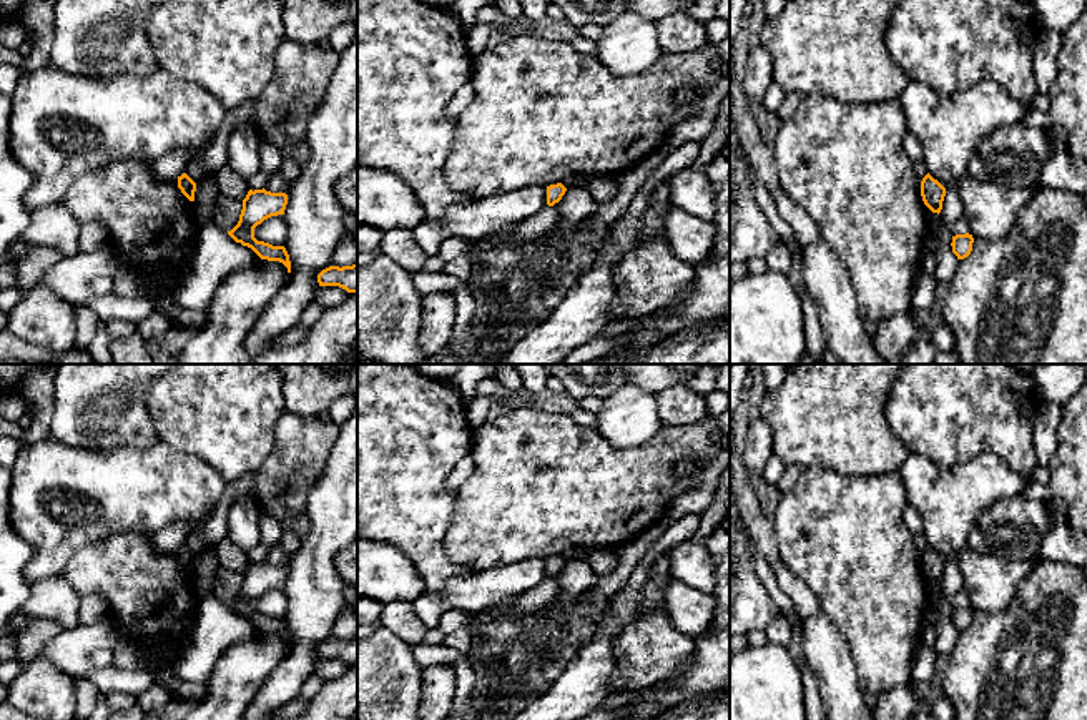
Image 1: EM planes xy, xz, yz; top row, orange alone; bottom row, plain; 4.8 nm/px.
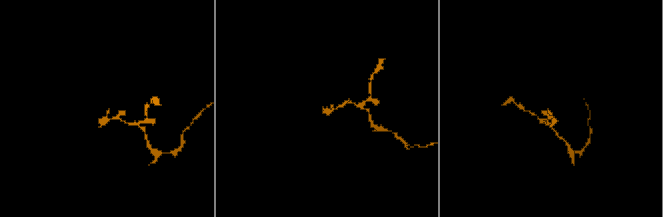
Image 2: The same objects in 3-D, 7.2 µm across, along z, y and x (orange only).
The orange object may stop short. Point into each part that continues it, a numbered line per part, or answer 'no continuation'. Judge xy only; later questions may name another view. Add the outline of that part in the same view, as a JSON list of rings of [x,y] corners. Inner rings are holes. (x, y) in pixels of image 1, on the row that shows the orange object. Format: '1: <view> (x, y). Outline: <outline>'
no continuation

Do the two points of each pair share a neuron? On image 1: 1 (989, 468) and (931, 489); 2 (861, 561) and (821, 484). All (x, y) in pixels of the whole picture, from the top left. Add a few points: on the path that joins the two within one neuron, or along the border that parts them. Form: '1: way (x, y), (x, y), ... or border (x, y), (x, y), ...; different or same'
1: way (974, 483), (968, 489), (946, 489); same
2: way (846, 542), (826, 522), (823, 503); same

